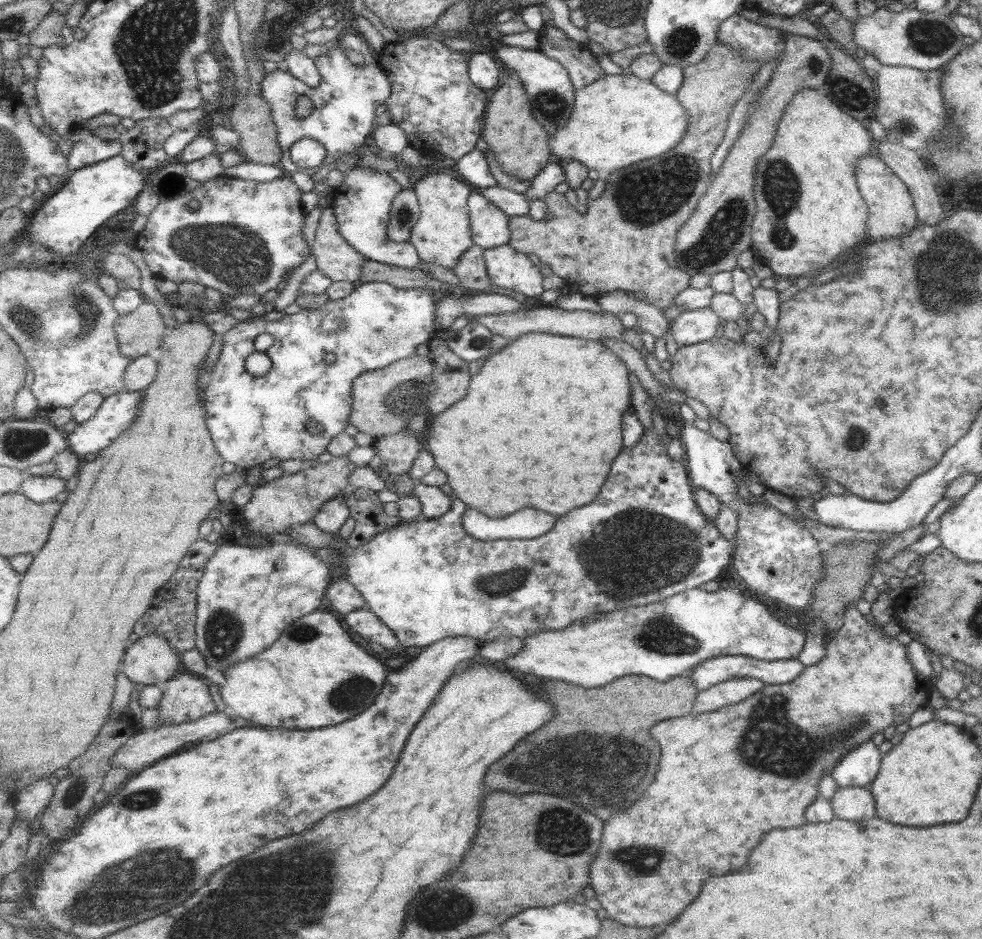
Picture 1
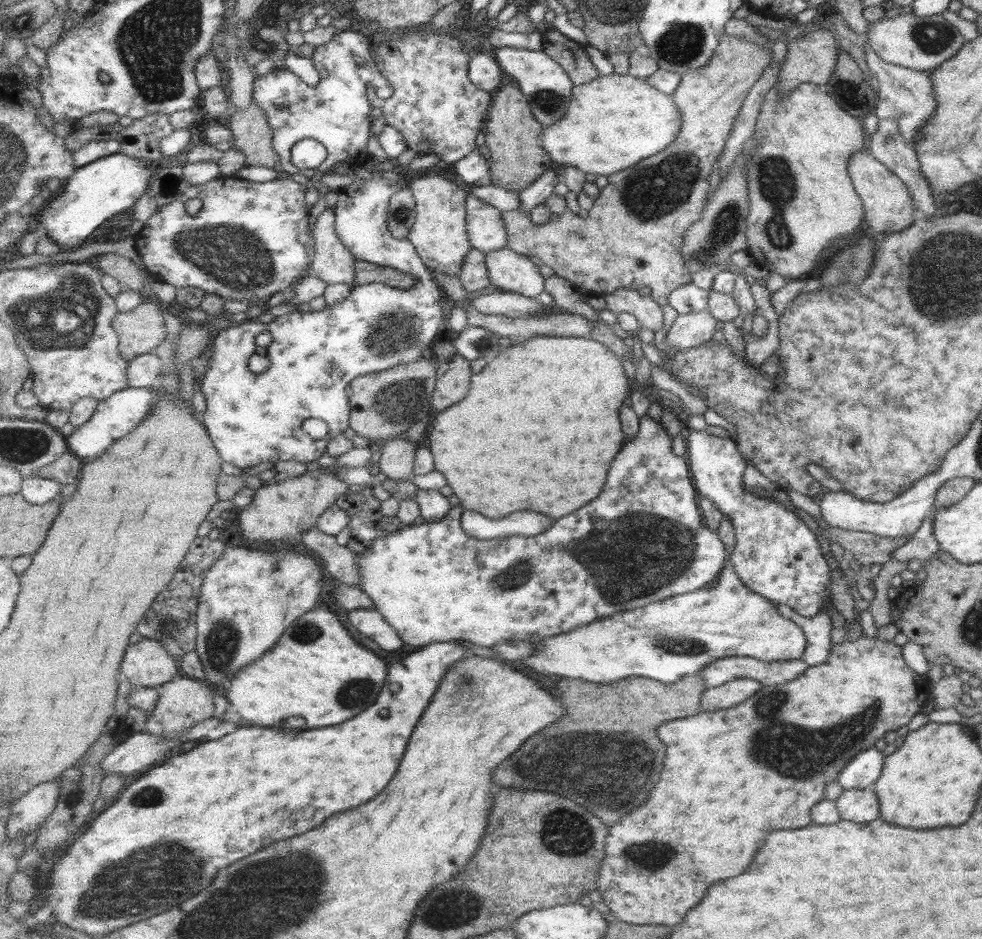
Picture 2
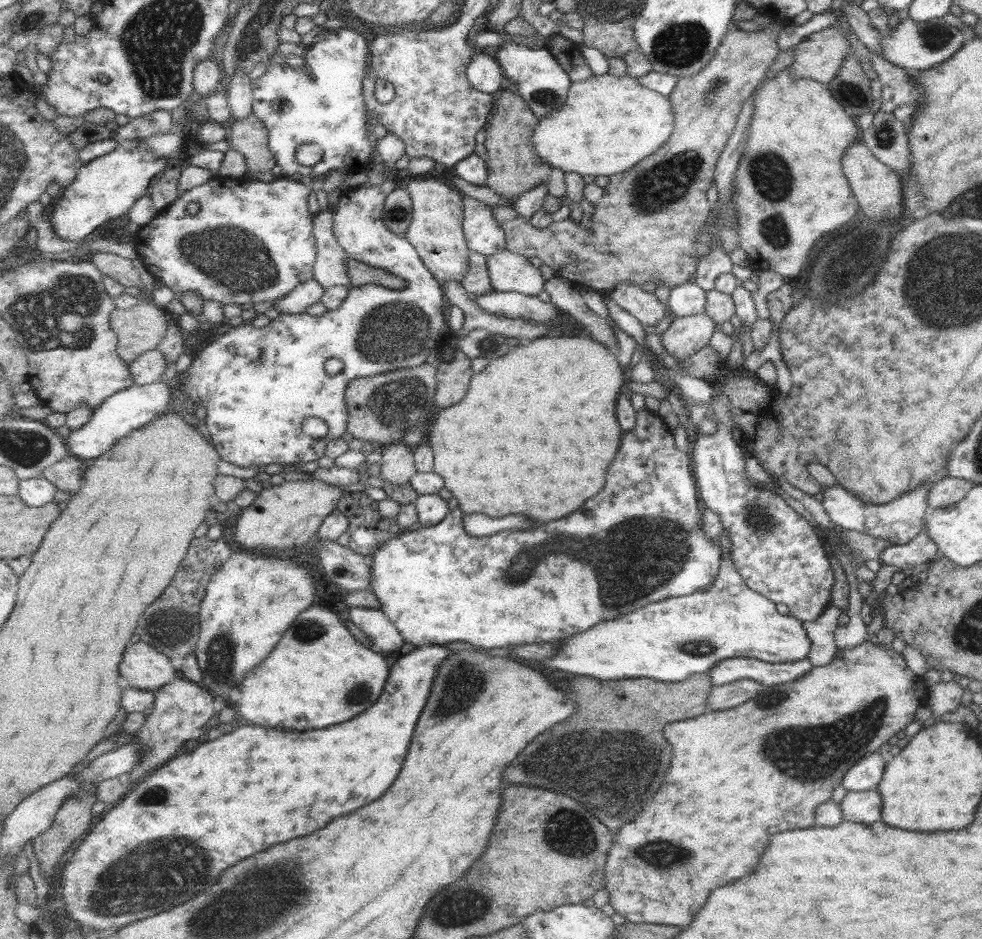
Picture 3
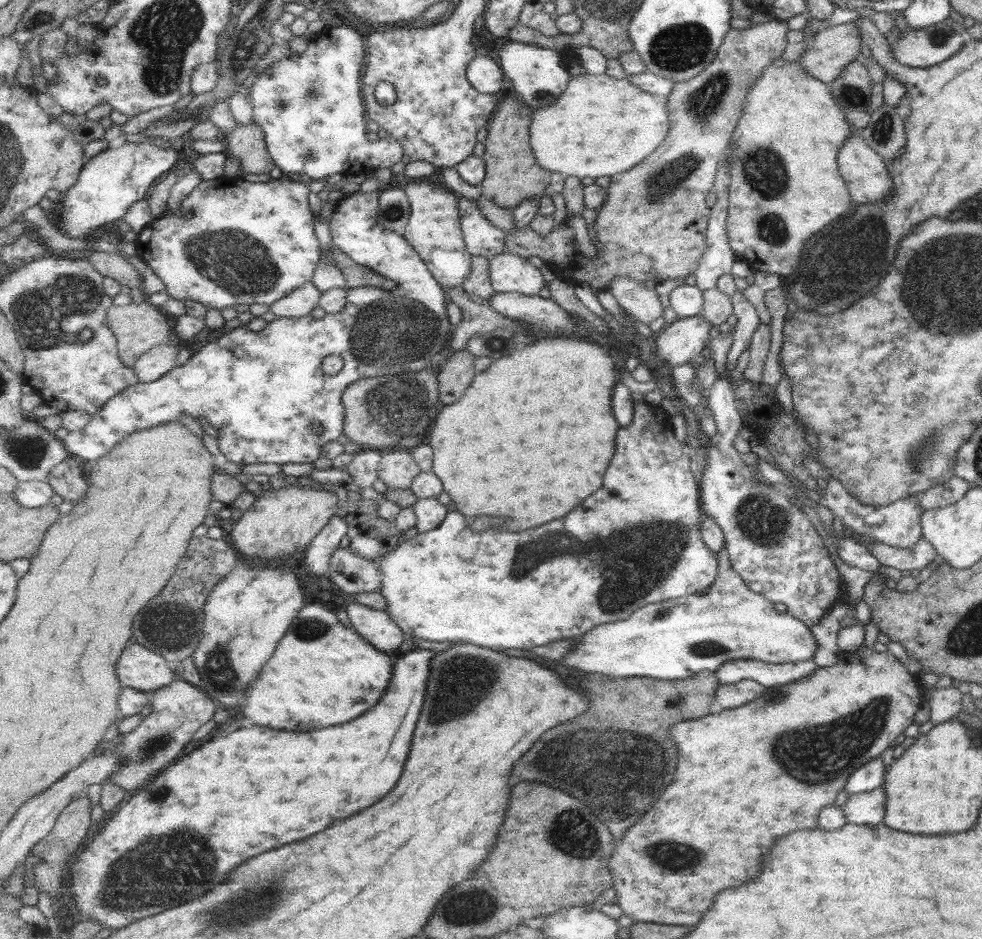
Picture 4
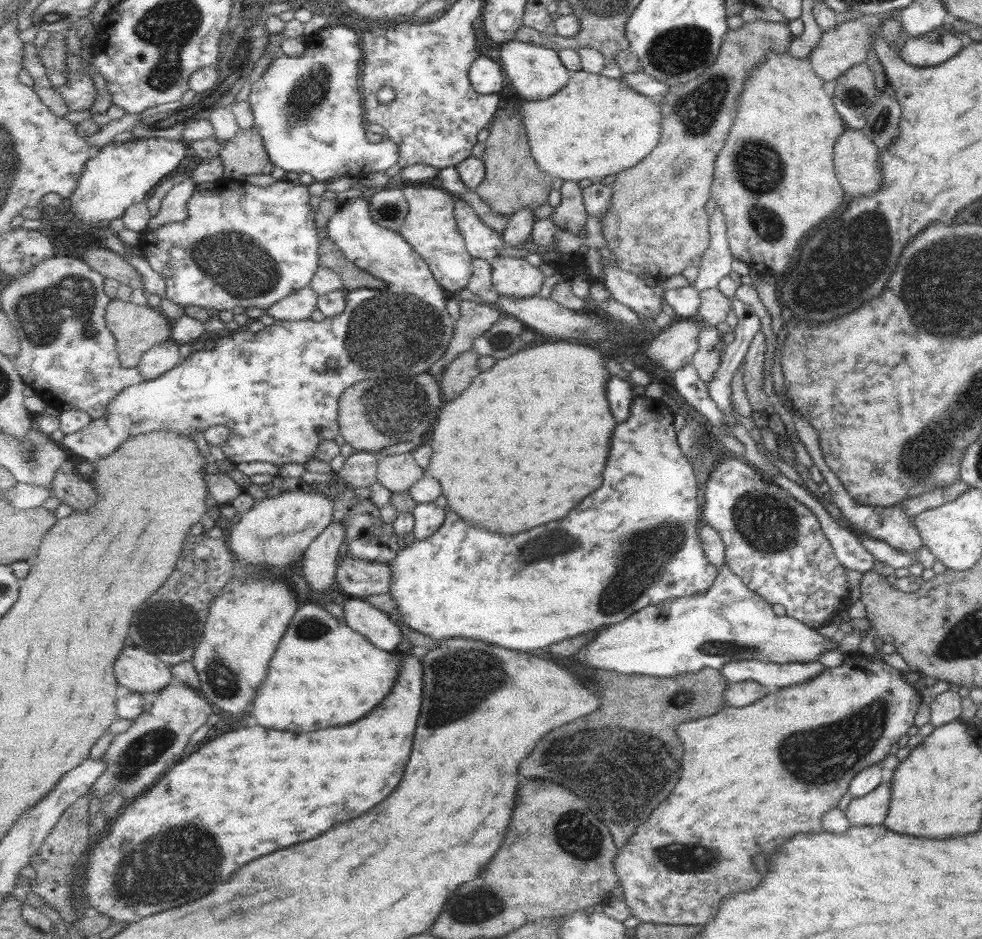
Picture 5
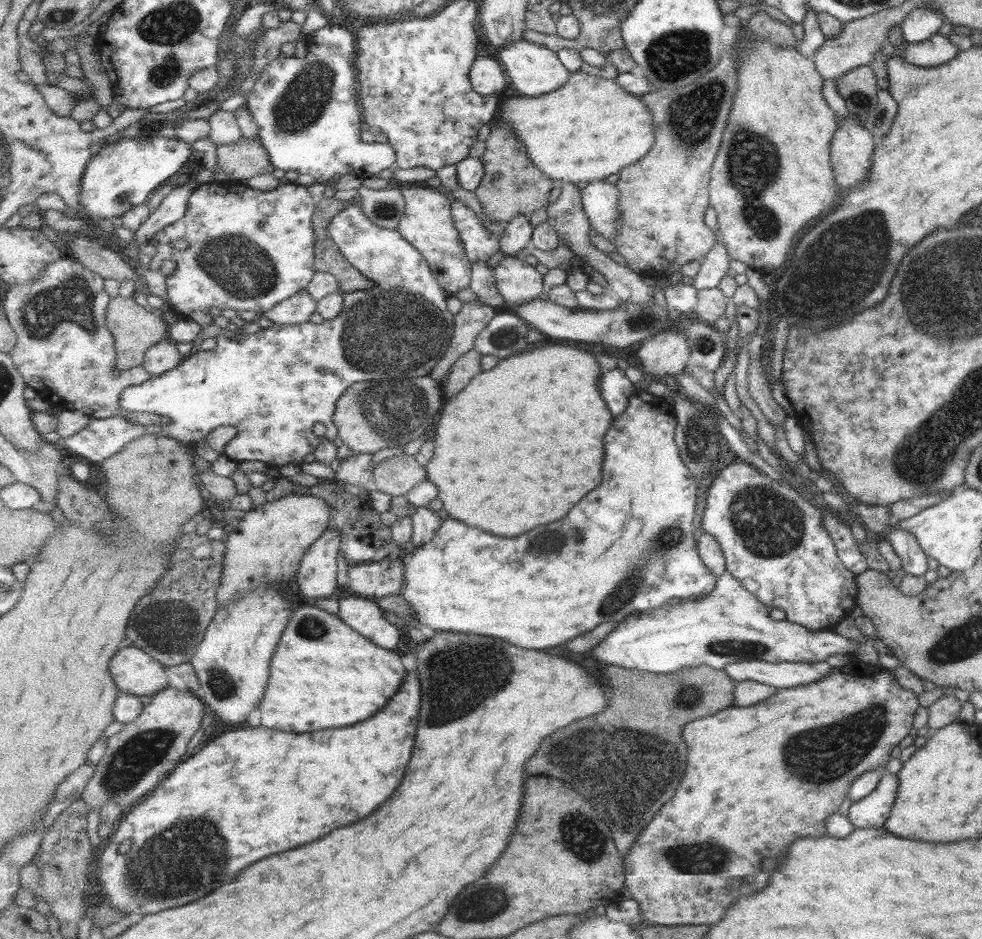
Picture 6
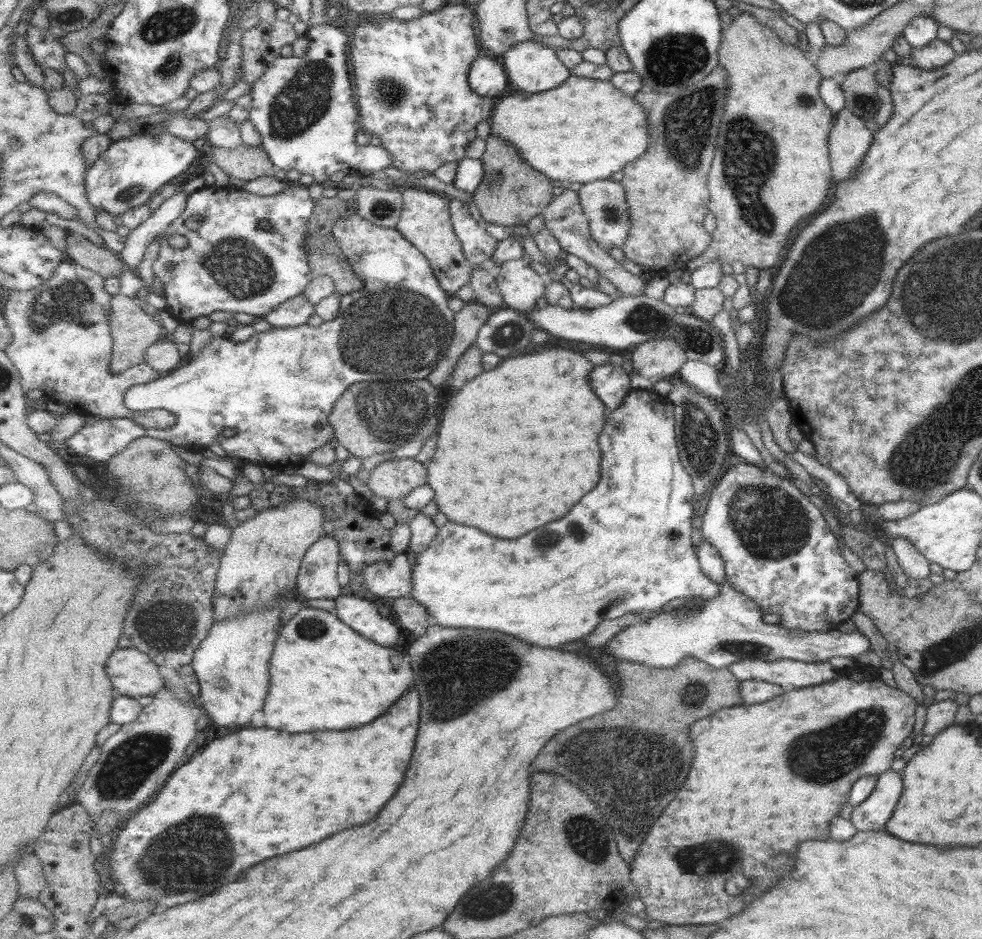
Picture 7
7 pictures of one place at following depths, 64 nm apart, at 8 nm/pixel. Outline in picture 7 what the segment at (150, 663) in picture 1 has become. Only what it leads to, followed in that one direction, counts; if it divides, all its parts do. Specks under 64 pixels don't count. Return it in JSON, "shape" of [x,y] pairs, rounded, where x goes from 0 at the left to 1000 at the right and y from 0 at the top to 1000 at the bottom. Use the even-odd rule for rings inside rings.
{"shape":[[[132,687],[120,691],[109,705],[109,718],[123,740],[142,743],[166,737],[169,724],[154,700]]]}

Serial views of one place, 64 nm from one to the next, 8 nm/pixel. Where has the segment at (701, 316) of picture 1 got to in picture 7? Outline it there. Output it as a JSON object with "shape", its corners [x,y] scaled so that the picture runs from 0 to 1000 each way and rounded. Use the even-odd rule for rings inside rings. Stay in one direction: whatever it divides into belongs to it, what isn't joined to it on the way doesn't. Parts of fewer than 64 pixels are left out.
{"shape":[[[669,360],[649,367],[644,377],[643,410],[647,414],[664,416],[667,408],[696,393],[703,383],[698,375],[687,360]]]}

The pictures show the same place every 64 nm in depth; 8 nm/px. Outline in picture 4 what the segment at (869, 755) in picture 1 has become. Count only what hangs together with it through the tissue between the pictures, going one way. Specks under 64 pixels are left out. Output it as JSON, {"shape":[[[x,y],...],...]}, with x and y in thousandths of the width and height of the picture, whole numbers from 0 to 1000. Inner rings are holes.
{"shape":[[[893,804],[893,806],[885,808],[865,823],[859,835],[859,841],[867,846],[885,843],[895,838],[899,833],[899,821],[901,820],[897,806]]]}

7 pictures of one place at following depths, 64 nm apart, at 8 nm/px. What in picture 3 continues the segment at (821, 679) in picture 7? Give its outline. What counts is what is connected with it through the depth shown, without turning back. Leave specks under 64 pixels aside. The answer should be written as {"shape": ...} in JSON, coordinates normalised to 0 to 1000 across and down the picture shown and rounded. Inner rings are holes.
{"shape":[[[748,700],[736,702],[720,715],[724,731],[742,728],[754,722],[762,722],[777,732],[789,731],[813,723],[826,712],[826,707],[818,703],[802,706],[782,706],[768,701]]]}

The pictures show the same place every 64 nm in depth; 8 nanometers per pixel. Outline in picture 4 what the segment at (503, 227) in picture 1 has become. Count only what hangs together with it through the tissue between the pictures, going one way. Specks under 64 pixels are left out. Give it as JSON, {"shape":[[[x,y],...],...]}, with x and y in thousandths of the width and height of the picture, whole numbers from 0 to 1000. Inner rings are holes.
{"shape":[[[469,210],[467,225],[475,263],[481,272],[500,275],[516,268],[517,249],[500,237],[486,214]]]}

